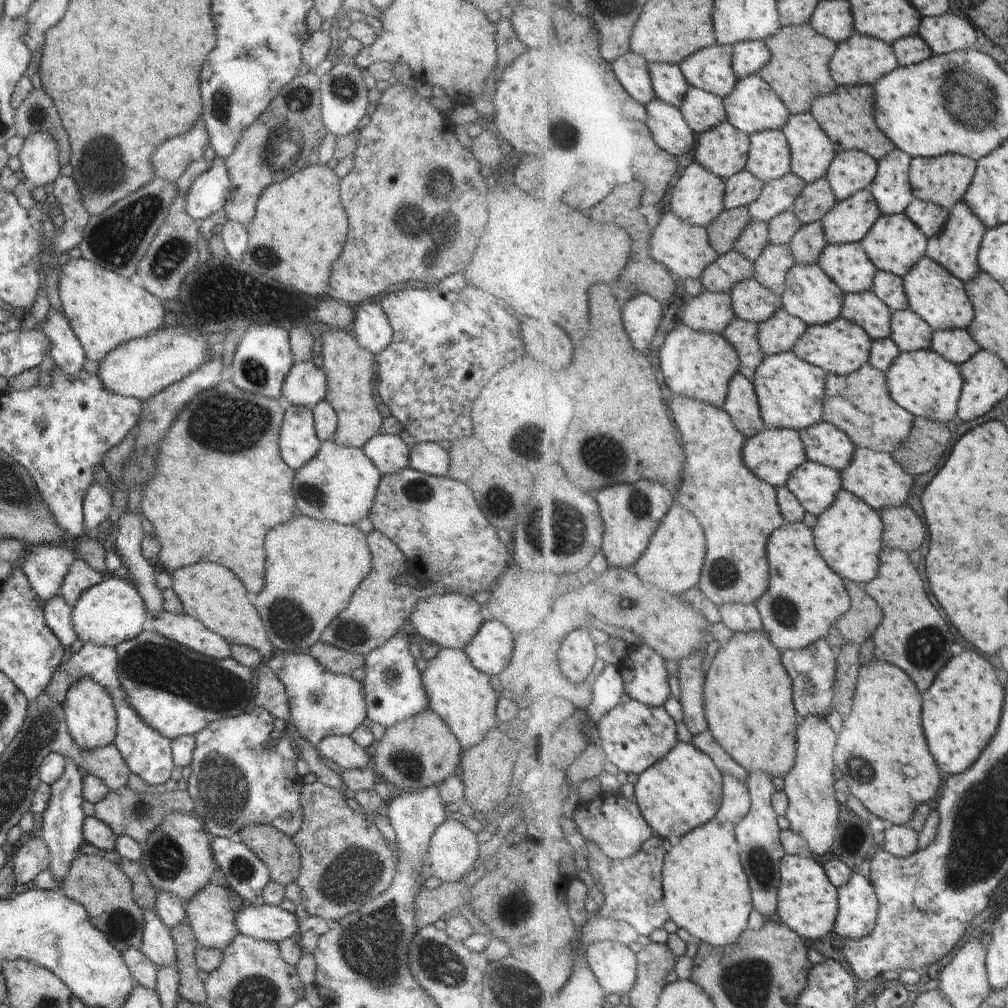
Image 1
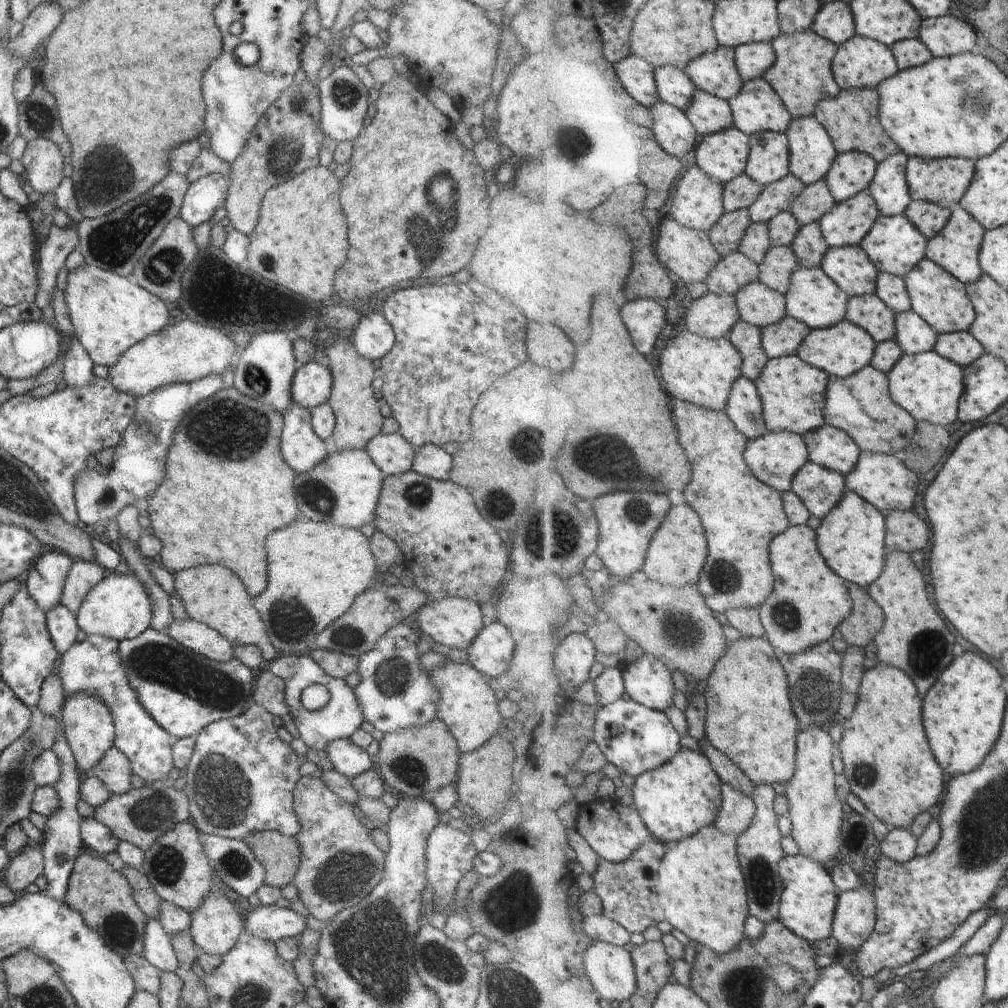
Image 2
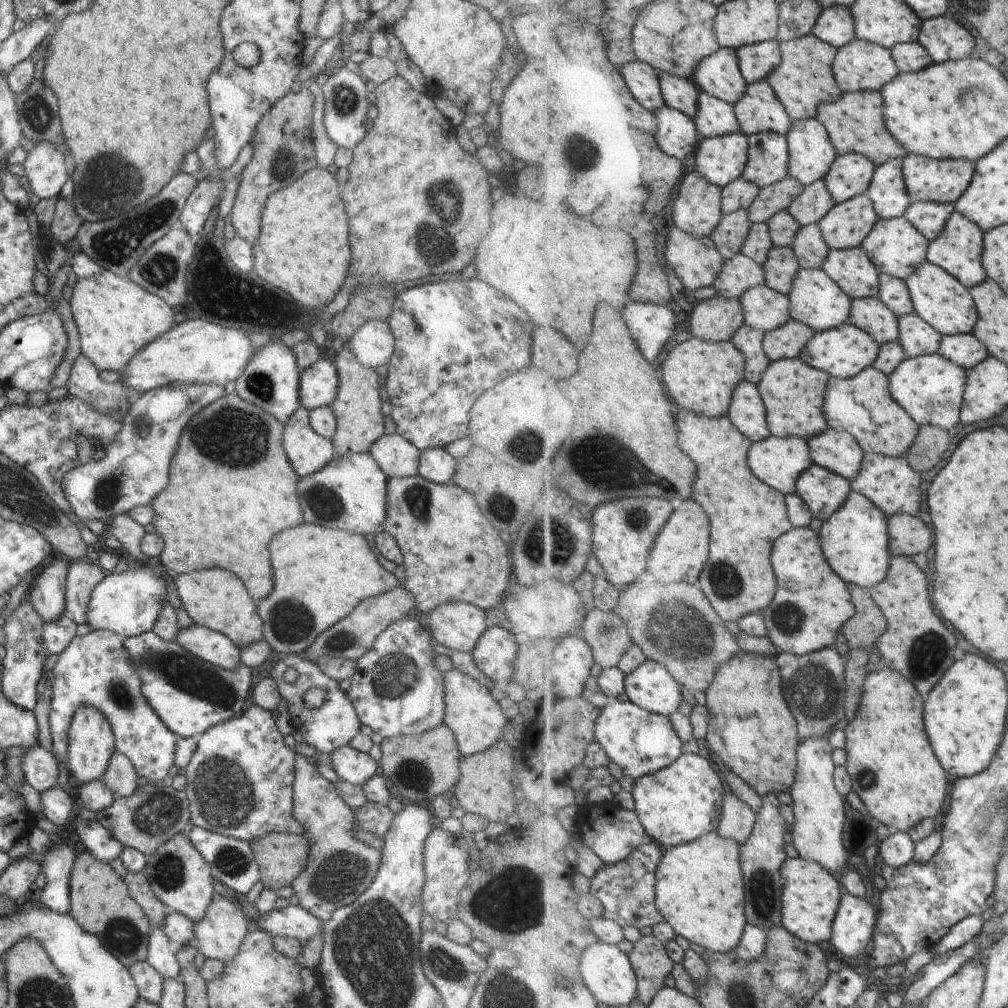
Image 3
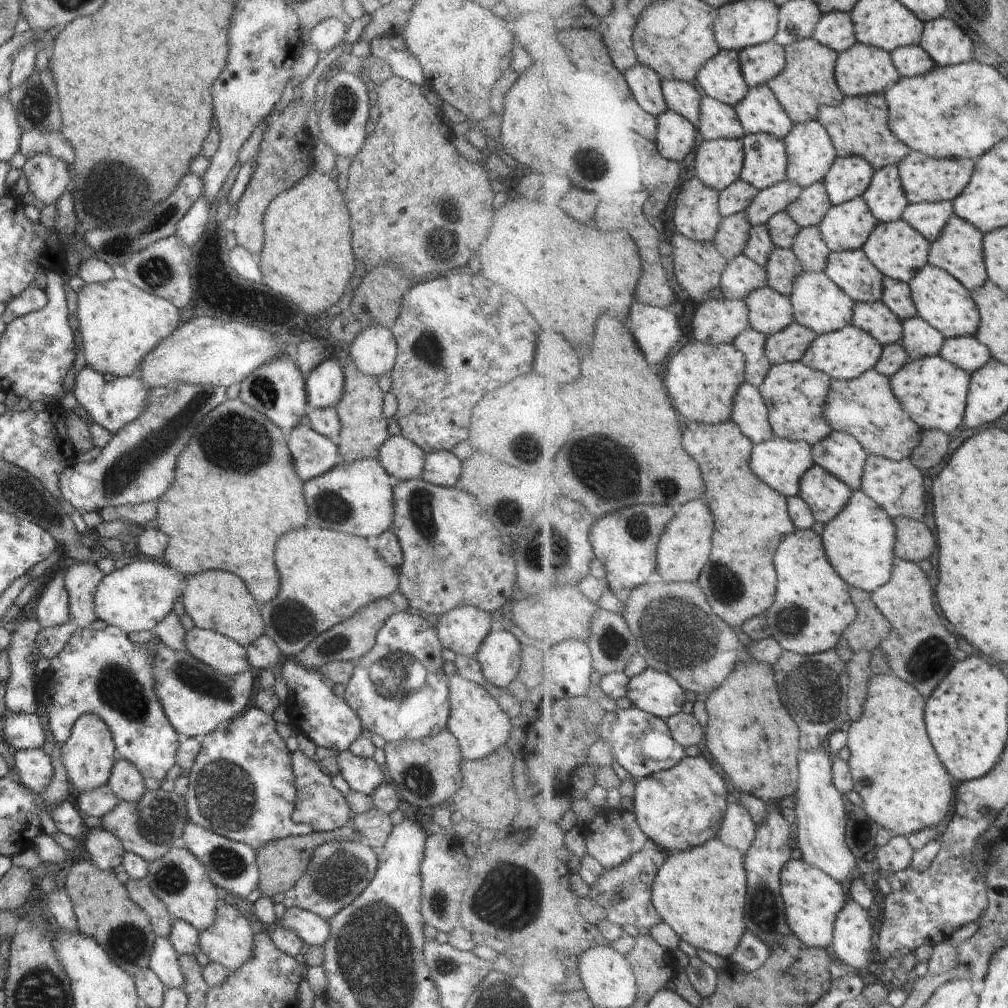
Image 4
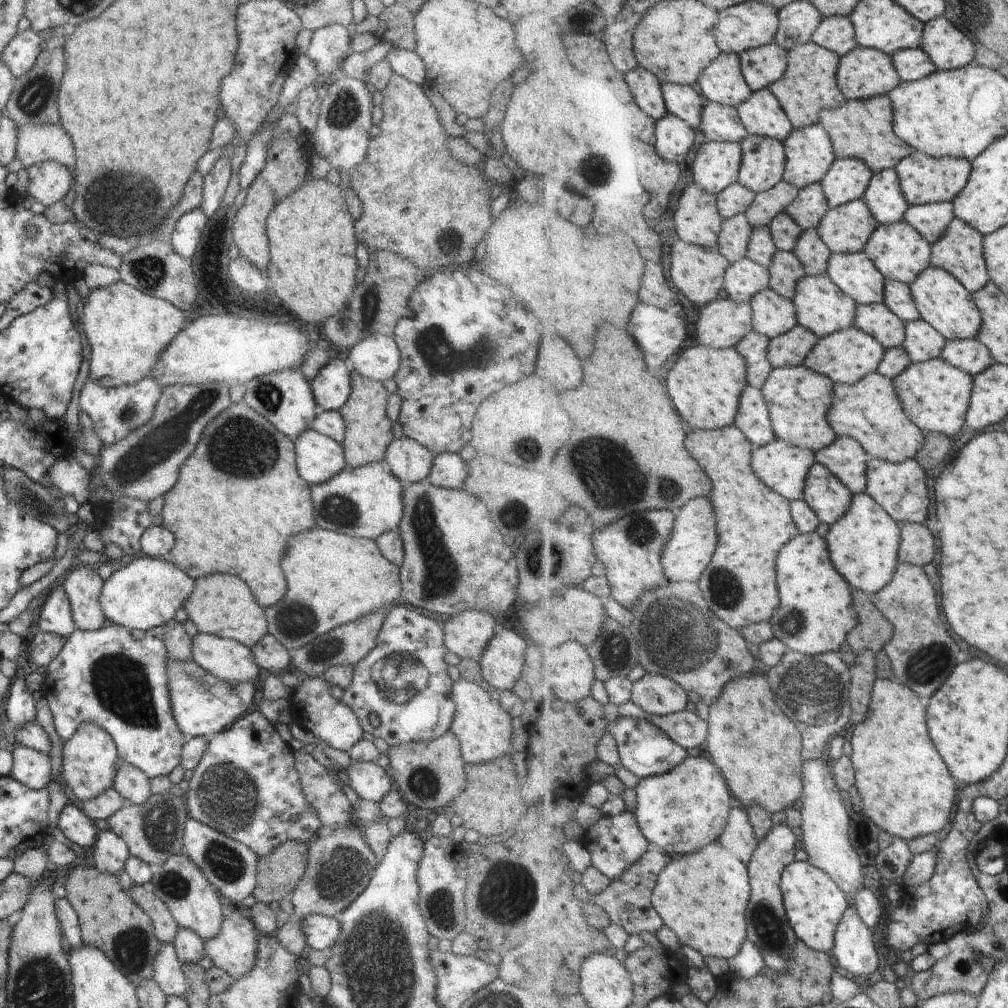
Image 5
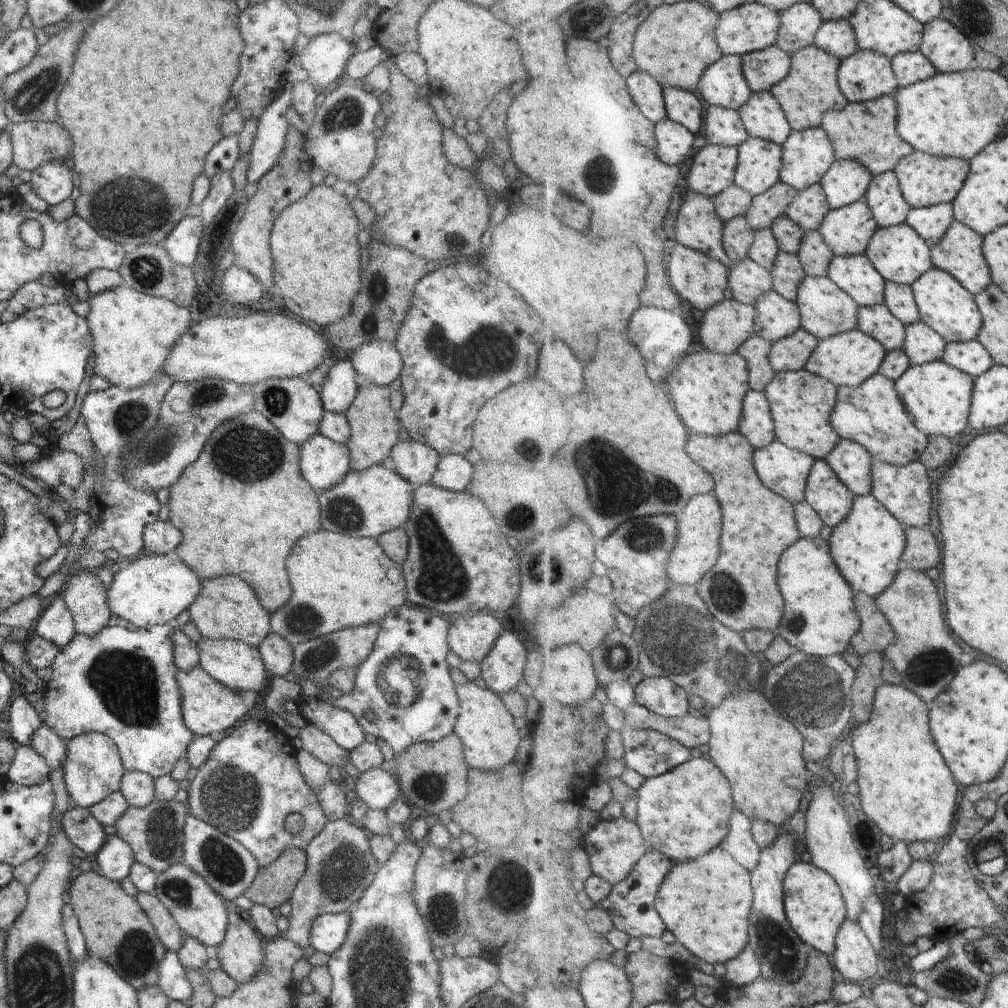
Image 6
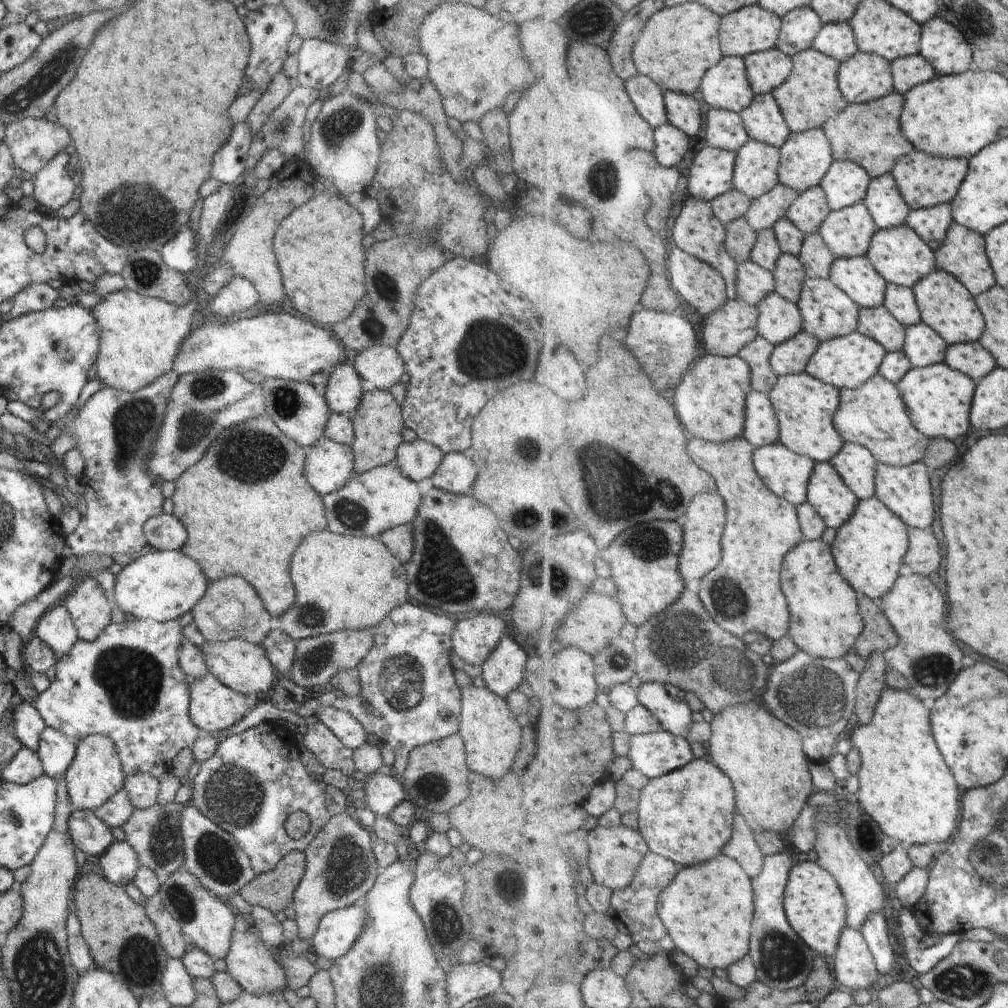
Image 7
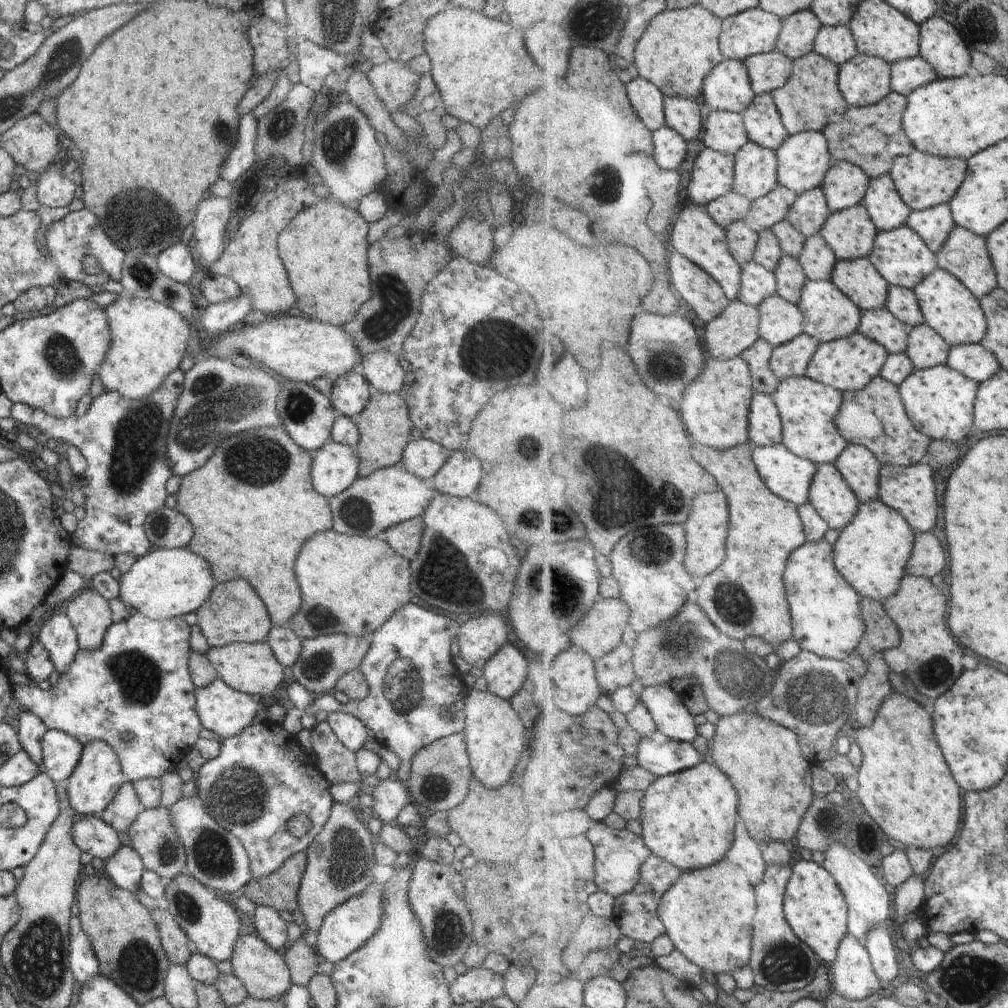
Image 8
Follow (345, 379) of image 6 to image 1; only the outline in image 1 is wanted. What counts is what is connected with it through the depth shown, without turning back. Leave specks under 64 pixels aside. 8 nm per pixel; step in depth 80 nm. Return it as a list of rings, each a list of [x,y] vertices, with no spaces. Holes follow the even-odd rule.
[[[318,361],[294,364],[284,378],[283,402],[300,407],[312,408],[325,401],[328,394],[328,380]]]

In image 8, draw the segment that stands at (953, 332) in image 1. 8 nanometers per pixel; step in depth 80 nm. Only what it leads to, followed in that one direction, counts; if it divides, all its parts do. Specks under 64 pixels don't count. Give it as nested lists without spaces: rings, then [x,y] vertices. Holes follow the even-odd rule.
[[[981,343],[954,347],[949,366],[980,384],[998,376],[1003,370],[1003,365],[996,354]]]

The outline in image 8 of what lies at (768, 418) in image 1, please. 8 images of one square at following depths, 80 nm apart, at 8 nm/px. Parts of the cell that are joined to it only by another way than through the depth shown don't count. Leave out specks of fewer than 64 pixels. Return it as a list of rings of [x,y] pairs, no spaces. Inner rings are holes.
[[[805,375],[785,379],[773,396],[783,418],[784,443],[791,452],[818,465],[836,463],[847,452],[850,444],[840,433],[836,420],[841,415],[845,400],[839,389]]]

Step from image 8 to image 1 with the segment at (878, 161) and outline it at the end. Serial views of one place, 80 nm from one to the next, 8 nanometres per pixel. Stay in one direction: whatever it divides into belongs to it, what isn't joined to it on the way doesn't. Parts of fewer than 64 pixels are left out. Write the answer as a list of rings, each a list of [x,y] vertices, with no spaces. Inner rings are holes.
[[[840,86],[834,94],[816,98],[812,114],[816,116],[816,120],[820,120],[820,124],[824,124],[824,130],[835,142],[838,151],[858,149],[871,154],[880,162],[897,149],[896,144],[883,132],[876,120],[875,87]],[[842,112],[844,112],[844,116],[842,116]]]

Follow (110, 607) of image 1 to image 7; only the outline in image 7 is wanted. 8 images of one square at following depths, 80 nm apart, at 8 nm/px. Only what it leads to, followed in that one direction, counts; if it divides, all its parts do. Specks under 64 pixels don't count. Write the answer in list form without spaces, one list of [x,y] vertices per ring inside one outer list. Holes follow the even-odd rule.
[[[182,550],[148,552],[133,560],[115,576],[116,586],[110,595],[127,617],[139,620],[154,620],[158,623],[181,618],[202,600],[208,590],[208,578],[196,560]]]

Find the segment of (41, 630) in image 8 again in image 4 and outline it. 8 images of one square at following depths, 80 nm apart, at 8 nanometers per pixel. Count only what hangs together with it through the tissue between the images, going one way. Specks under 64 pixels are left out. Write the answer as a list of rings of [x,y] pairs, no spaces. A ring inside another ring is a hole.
[[[63,571],[57,573],[54,578],[50,578],[39,590],[38,602],[36,602],[36,618],[40,628],[54,628],[54,626],[64,626],[71,621],[69,612],[69,597],[65,588]]]

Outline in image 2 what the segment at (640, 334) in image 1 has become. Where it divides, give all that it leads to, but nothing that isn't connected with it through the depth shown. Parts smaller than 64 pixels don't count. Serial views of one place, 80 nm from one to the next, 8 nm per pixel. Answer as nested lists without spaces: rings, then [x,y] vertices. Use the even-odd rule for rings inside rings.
[[[642,298],[636,302],[628,302],[622,312],[636,340],[636,346],[640,348],[640,352],[644,352],[644,356],[650,356],[656,350],[656,342],[668,322],[666,308],[652,298]]]

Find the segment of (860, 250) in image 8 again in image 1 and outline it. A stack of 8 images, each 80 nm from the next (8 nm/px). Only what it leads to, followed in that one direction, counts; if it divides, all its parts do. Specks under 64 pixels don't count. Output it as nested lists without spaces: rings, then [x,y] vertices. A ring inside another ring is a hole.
[[[872,188],[840,201],[822,221],[829,245],[862,243],[882,216]]]

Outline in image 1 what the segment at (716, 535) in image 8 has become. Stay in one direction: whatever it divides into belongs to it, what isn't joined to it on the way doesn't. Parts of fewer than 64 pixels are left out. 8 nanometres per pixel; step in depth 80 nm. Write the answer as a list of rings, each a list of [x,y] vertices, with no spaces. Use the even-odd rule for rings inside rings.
[[[676,506],[672,510],[674,512],[668,514],[668,520],[664,520],[660,532],[656,534],[656,540],[652,540],[652,548],[648,548],[648,552],[643,556],[644,560],[640,559],[634,569],[649,585],[673,595],[683,595],[701,583],[708,544],[706,544],[706,532],[700,520],[692,512],[688,512],[684,506]]]

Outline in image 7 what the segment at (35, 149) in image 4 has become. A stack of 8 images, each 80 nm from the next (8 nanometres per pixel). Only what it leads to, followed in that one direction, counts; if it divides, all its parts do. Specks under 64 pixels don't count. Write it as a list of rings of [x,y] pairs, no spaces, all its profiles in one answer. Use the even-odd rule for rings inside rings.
[[[26,118],[8,125],[3,139],[8,146],[14,165],[31,174],[37,174],[48,165],[48,162],[55,158],[59,153],[69,150],[71,142],[70,134],[58,123],[53,123],[42,118]]]

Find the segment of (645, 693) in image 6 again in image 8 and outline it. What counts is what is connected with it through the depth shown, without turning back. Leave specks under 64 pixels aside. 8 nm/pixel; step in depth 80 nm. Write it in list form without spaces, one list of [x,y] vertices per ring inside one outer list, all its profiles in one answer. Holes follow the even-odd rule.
[[[672,684],[646,687],[643,700],[652,712],[659,731],[675,740],[690,743],[698,738],[695,717]]]

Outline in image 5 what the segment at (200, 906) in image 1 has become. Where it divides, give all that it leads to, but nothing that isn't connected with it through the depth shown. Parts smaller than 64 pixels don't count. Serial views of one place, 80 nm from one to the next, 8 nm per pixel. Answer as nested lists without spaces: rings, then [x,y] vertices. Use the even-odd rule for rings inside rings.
[[[232,910],[224,918],[220,934],[212,940],[203,940],[204,950],[215,967],[238,979],[254,968],[258,939],[259,933],[251,920]]]

